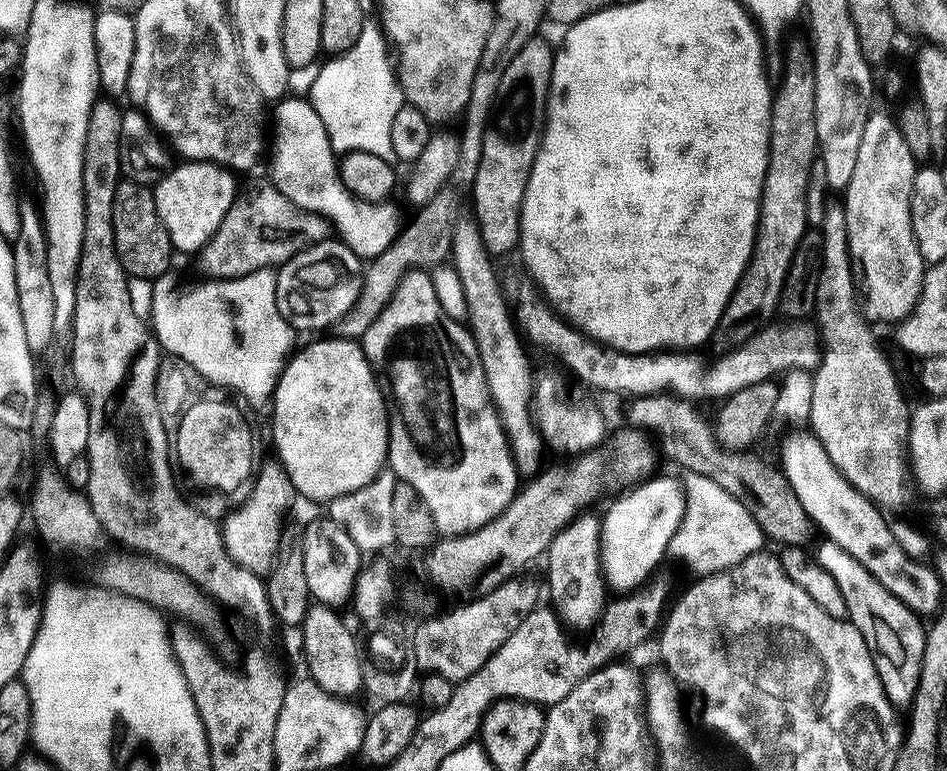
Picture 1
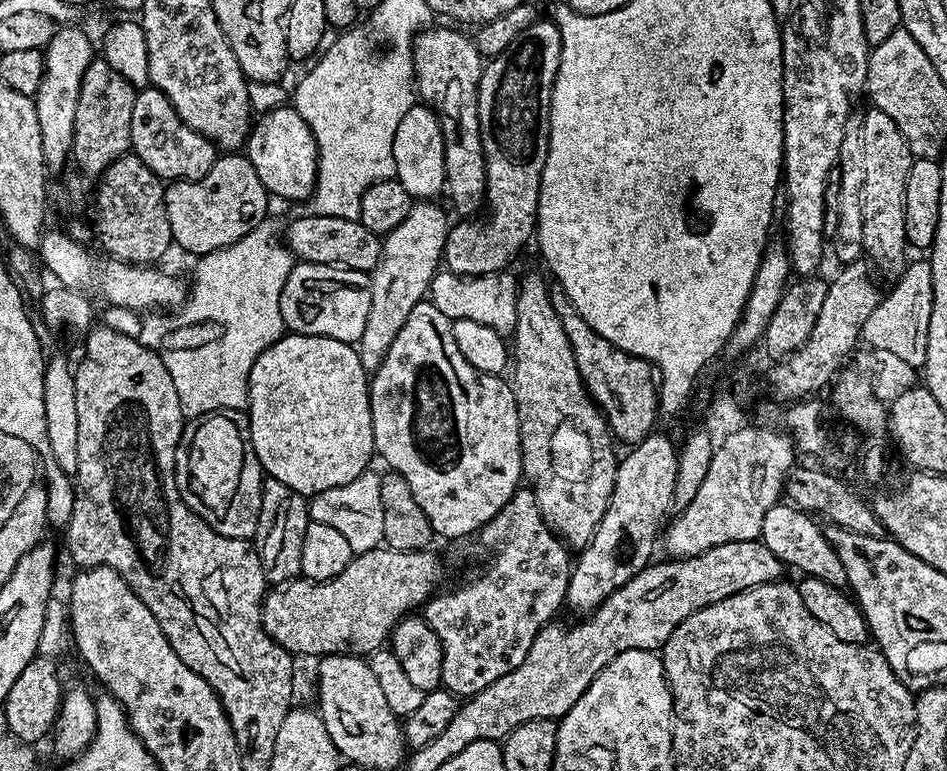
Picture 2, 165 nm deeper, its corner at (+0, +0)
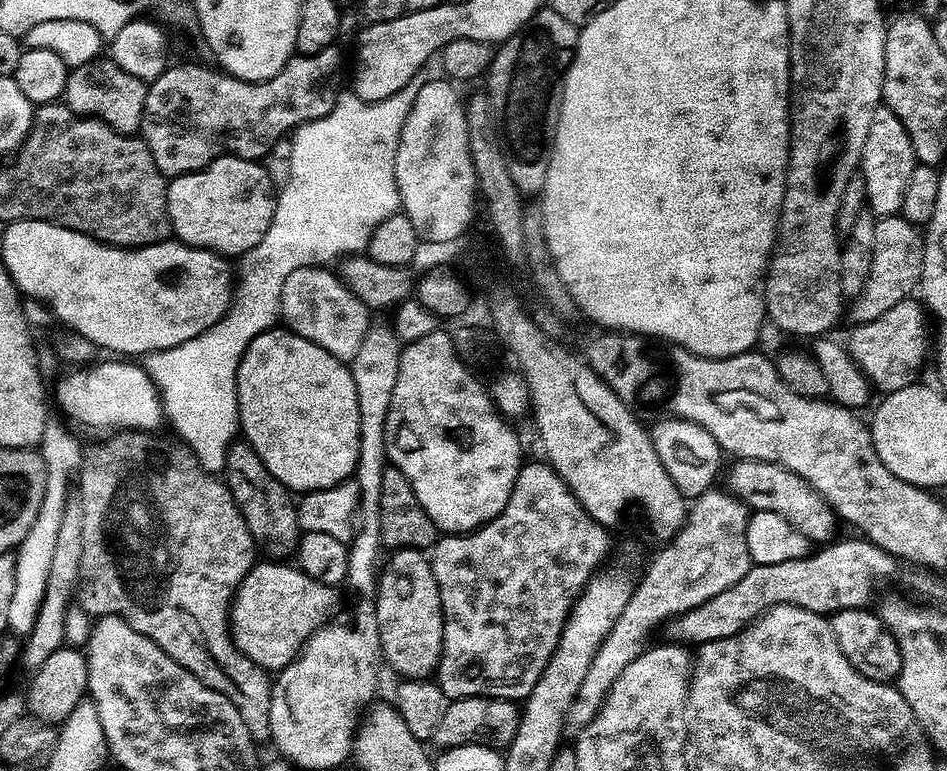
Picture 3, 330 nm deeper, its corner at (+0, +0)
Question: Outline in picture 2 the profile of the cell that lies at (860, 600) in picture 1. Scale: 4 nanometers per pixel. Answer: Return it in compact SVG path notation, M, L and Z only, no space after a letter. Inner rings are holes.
M777 502L770 510L766 510L766 518L762 518L762 530L759 539L789 569L797 568L804 576L822 578L822 582L830 582L835 588L844 588L844 567L838 554L832 548L825 529L815 524L813 517L790 502Z

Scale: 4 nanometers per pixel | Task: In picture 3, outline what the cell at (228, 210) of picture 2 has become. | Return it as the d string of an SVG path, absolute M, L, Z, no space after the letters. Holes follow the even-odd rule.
M225 154L196 172L171 177L166 194L171 235L181 244L208 248L225 258L239 258L258 246L270 230L278 195L277 189L272 189L271 174L262 165Z

